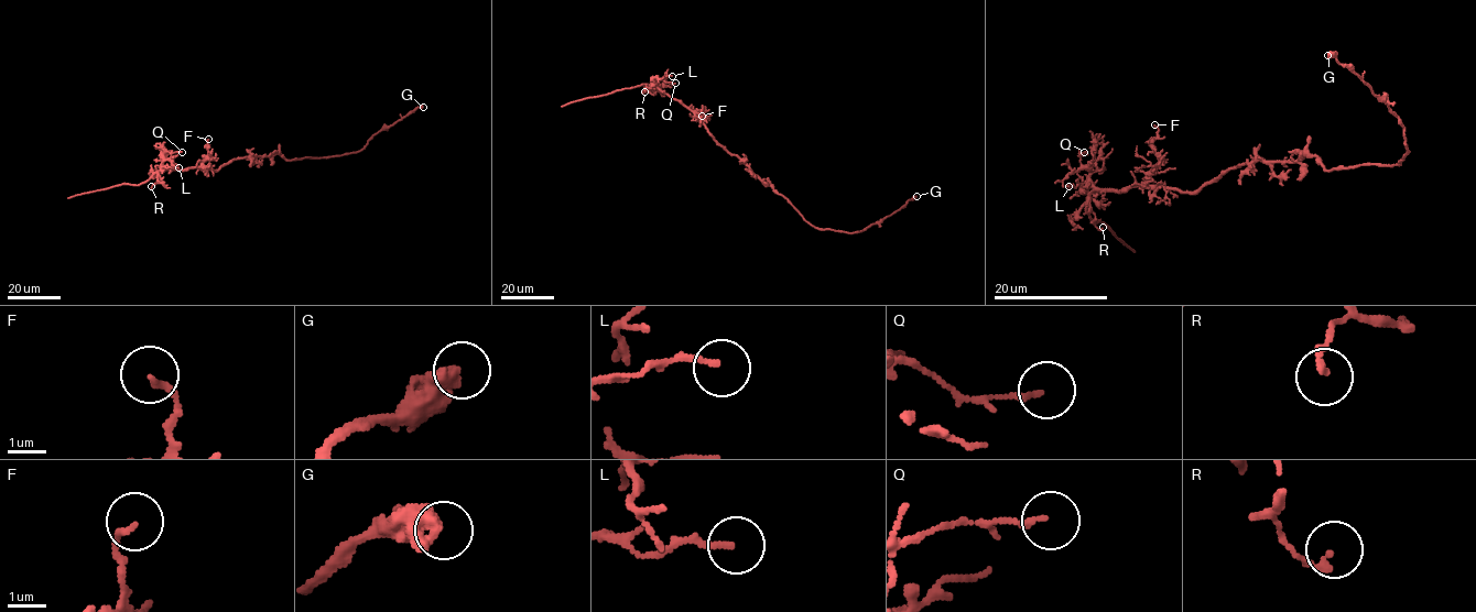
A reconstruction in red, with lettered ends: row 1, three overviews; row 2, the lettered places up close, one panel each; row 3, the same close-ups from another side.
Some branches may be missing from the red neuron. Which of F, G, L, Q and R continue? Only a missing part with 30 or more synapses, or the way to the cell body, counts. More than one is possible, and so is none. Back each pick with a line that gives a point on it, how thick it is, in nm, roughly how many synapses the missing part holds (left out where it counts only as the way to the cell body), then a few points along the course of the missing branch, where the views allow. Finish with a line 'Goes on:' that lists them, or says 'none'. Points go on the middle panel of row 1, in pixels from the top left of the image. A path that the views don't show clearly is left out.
Goes on: none

